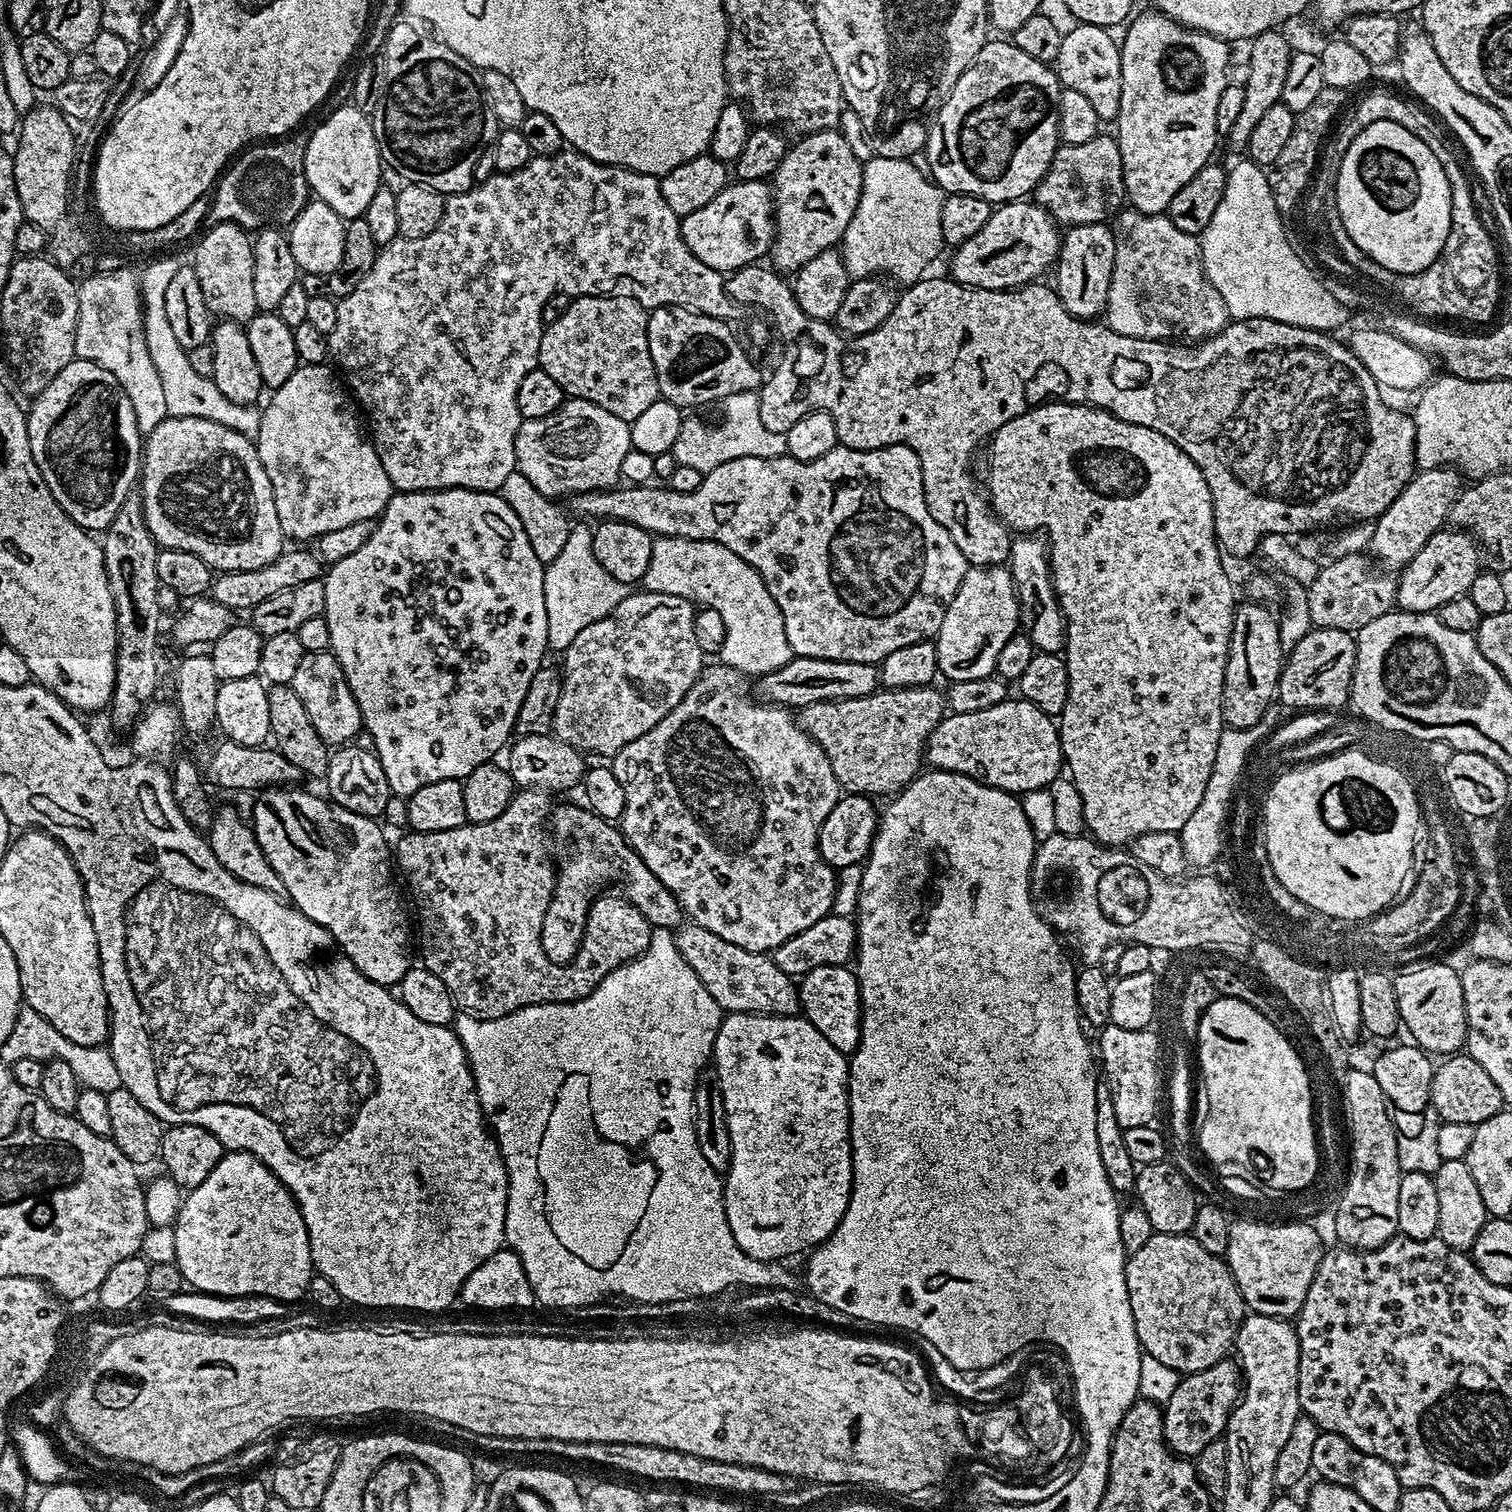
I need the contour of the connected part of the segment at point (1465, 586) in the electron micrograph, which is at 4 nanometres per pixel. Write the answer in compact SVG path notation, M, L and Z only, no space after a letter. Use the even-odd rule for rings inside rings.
M1441 530L1435 532L1410 558L1410 562L1399 569L1396 583L1396 608L1402 612L1439 613L1450 598L1466 596L1470 590L1470 582L1482 571L1482 549L1471 535L1464 530Z

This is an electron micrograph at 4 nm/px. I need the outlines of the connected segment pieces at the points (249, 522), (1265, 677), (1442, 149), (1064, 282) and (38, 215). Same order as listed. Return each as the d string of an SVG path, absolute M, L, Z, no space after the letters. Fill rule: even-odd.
M169 414L162 422L158 422L158 426L154 426L152 432L147 433L142 444L142 475L138 480L138 488L143 499L145 524L149 528L149 534L160 548L186 550L202 558L202 562L208 564L208 567L217 573L258 570L274 562L286 548L284 544L286 537L278 522L278 510L274 510L274 494L270 486L270 478L266 478L266 470L258 458L255 443L234 429L228 429L224 422L216 420L219 419L209 418L204 414Z
M1260 602L1237 603L1224 675L1224 722L1229 728L1249 728L1273 707L1286 655L1279 642L1279 619Z
M1376 92L1364 97L1355 108L1348 122L1335 133L1333 140L1327 145L1325 152L1318 161L1316 177L1326 182L1326 189L1331 191L1335 187L1338 170L1341 168L1341 159L1346 150L1350 148L1350 142L1354 140L1366 129L1367 126L1373 125L1374 122L1390 121L1397 122L1398 126L1403 126L1406 130L1410 130L1412 134L1422 139L1422 142L1433 151L1434 156L1442 165L1442 170L1446 171L1446 178L1450 183L1451 190L1451 222L1456 224L1456 212L1460 212L1460 224L1479 224L1483 221L1483 217L1476 212L1476 204L1474 196L1470 188L1470 184L1464 174L1461 164L1458 162L1455 154L1444 144L1443 140L1436 134L1436 130L1440 128L1435 117L1421 105L1411 102L1412 104L1402 100L1398 96L1388 94L1386 92Z
M1107 223L1071 226L1063 233L1060 254L1054 265L1054 287L1070 315L1095 321L1099 317L1096 315L1107 309L1115 249L1114 234Z
M36 106L23 117L18 128L20 145L14 151L12 162L14 186L18 190L18 202L24 211L25 221L43 230L53 229L55 223L70 212L68 183L72 180L72 155L76 152L71 127L68 117L57 108Z

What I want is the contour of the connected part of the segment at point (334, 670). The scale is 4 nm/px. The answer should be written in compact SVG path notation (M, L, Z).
M331 651L305 652L302 662L298 662L298 670L294 670L294 678L290 686L294 694L298 694L314 730L323 738L325 744L344 746L355 741L352 739L356 735L361 735L360 711L354 702L354 696L338 666L336 657Z

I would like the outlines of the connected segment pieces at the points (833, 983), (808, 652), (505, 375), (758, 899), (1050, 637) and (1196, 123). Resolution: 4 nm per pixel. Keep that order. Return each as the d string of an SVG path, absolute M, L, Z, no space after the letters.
M839 964L838 966L814 966L799 981L800 1007L805 1020L834 1046L834 1050L845 1054L856 1051L860 1044L860 986L856 982L856 973L851 967Z
M891 444L885 448L874 450L854 450L843 446L834 447L828 453L814 461L799 461L787 454L774 458L733 458L731 462L722 462L722 466L714 466L714 470L704 473L704 481L698 490L690 490L690 494L674 492L667 486L617 486L602 492L582 492L571 497L571 511L577 517L590 518L593 521L621 520L627 524L638 526L642 530L656 536L685 536L691 540L717 540L726 550L734 550L742 562L754 566L766 582L766 590L770 590L770 598L778 602L778 610L782 614L782 622L786 626L786 642L790 642L796 656L806 658L822 658L823 660L841 660L842 662L866 662L879 665L886 654L894 654L894 650L902 650L902 646L914 646L914 642L932 640L942 626L942 618L946 618L946 610L958 594L964 576L970 567L968 559L954 546L954 538L938 522L934 522L934 514L930 514L928 503L924 497L922 482L922 466L918 454L905 444Z
M561 150L555 152L552 156L533 155L532 160L526 162L526 166L522 166L522 170L496 172L489 176L487 180L482 181L481 184L477 184L475 188L471 188L469 192L457 192L449 195L444 201L444 217L440 219L438 226L434 226L434 230L430 230L430 234L426 234L426 238L397 238L383 245L377 251L376 261L370 266L369 272L354 286L354 290L349 296L341 299L337 303L334 330L327 333L327 338L328 355L331 363L334 365L335 371L342 377L351 399L355 401L358 408L358 403L360 403L361 409L359 408L359 411L362 413L362 416L362 411L364 411L365 417L363 416L363 419L366 421L366 428L370 433L370 443L374 446L374 450L382 462L382 470L386 470L386 478L390 478L393 489L396 492L440 492L444 488L465 488L466 490L474 490L475 492L499 493L502 482L506 482L506 478L510 478L510 474L517 471L516 435L520 429L521 422L520 415L518 414L518 385L521 384L522 378L526 378L526 374L530 374L530 370L538 367L538 361L540 359L540 334L542 331L542 310L544 309L545 302L550 297L555 296L556 293L564 292L569 298L575 298L577 296L629 296L631 300L638 301L643 308L649 310L662 307L688 308L691 312L701 312L703 316L709 316L715 320L727 321L729 319L728 315L734 311L734 305L726 291L725 277L718 270L706 266L706 262L698 262L698 258L694 258L694 254L688 249L686 242L682 238L680 221L681 217L676 216L674 210L670 210L670 206L666 206L666 198L662 198L660 181L657 177L635 172L629 168L619 168L613 164L600 164L597 160L592 160L589 156L583 156L582 153L575 150Z
M711 664L703 669L700 679L694 682L686 698L682 698L682 702L678 702L678 706L674 706L662 722L658 722L658 726L642 734L642 738L634 738L634 742L622 746L622 750L611 757L612 773L618 782L622 782L622 790L626 794L626 810L620 816L618 827L628 845L640 855L646 866L650 866L658 882L662 882L662 886L678 898L691 923L710 930L710 934L718 934L718 938L726 938L726 942L734 942L734 946L742 946L742 950L768 954L773 948L782 946L786 938L802 934L802 930L814 926L814 922L831 913L838 872L820 856L820 827L822 822L826 822L826 814L830 814L830 810L834 810L840 801L842 789L838 778L834 778L830 758L826 758L822 746L818 746L818 742L804 732L789 709L759 699L751 700L747 692L749 677L725 664Z
M1020 534L1012 541L1006 567L1012 573L1016 587L1017 606L1020 611L1019 627L1030 638L1036 652L1063 653L1066 642L1064 611L1052 585L1052 567L1048 565L1048 549L1045 541L1036 534Z
M1155 10L1139 16L1127 25L1128 33L1124 40L1122 36L1120 44L1122 106L1114 121L1114 139L1122 154L1127 203L1142 214L1159 216L1167 213L1170 198L1174 198L1174 194L1178 194L1178 190L1182 190L1182 186L1186 186L1186 182L1190 182L1190 178L1194 178L1194 174L1198 174L1198 170L1202 170L1202 166L1206 166L1213 159L1212 151L1215 150L1218 139L1218 98L1222 98L1222 90L1230 83L1230 44L1229 41L1220 40L1205 32L1184 28L1174 23L1169 16L1162 16Z

